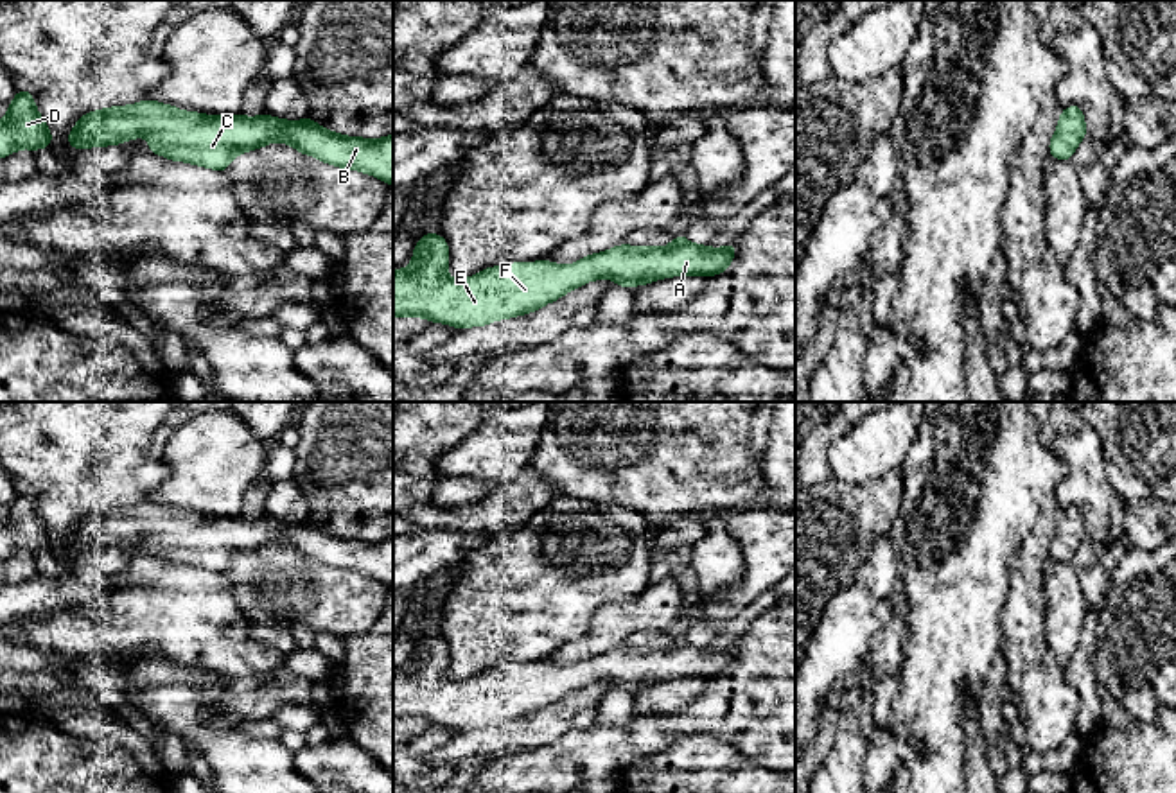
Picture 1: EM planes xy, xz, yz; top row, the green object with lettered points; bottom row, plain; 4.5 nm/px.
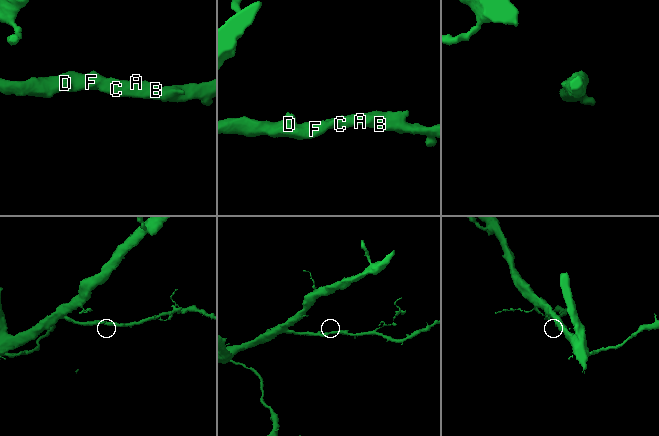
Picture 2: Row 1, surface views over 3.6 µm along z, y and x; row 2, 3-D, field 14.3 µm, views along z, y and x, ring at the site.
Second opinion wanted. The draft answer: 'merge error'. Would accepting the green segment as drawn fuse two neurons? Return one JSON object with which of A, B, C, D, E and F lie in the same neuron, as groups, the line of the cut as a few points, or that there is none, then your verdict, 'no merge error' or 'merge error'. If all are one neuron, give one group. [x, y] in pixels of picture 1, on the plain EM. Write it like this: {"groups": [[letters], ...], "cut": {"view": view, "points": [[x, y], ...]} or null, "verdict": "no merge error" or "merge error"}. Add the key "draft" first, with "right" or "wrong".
{"draft": "wrong", "groups": [["A", "B", "C", "D", "E", "F"]], "cut": null, "verdict": "no merge error"}

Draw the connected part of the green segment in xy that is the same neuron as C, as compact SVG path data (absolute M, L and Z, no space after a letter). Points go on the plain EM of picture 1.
M147 502L129 508L111 508L84 515L70 536L66 538L70 549L108 549L120 547L122 544L135 542L138 538L149 540L147 551L172 563L185 563L212 572L224 574L237 556L260 551L271 544L282 544L294 549L298 554L314 558L323 565L354 571L393 588L393 536L384 540L361 540L345 538L341 535L329 533L305 518L302 522L275 520L268 515L259 518L244 517L203 517L197 513L183 513L171 506Z

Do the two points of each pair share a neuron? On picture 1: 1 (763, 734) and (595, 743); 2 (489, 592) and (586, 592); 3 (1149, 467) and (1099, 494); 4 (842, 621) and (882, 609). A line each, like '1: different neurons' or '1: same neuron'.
1: same neuron
2: same neuron
3: different neurons
4: same neuron

